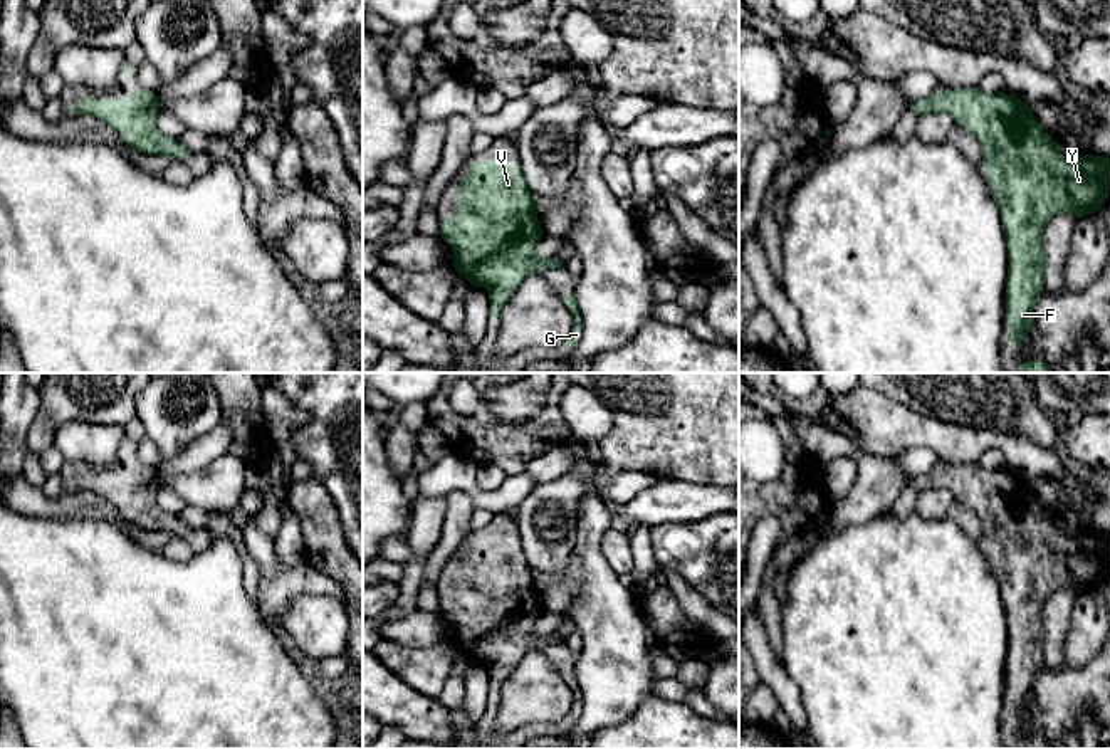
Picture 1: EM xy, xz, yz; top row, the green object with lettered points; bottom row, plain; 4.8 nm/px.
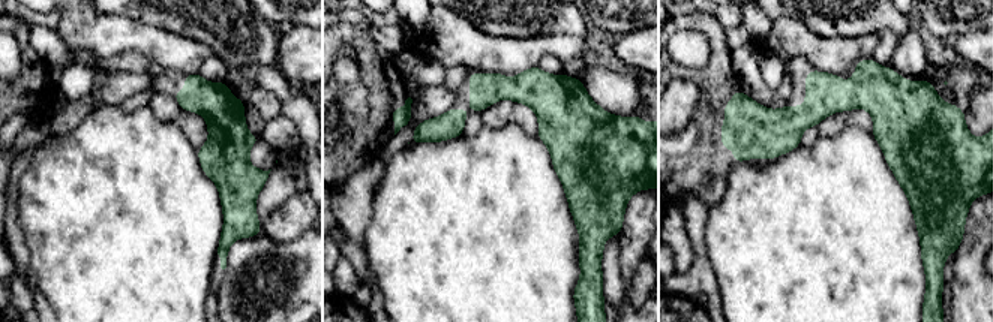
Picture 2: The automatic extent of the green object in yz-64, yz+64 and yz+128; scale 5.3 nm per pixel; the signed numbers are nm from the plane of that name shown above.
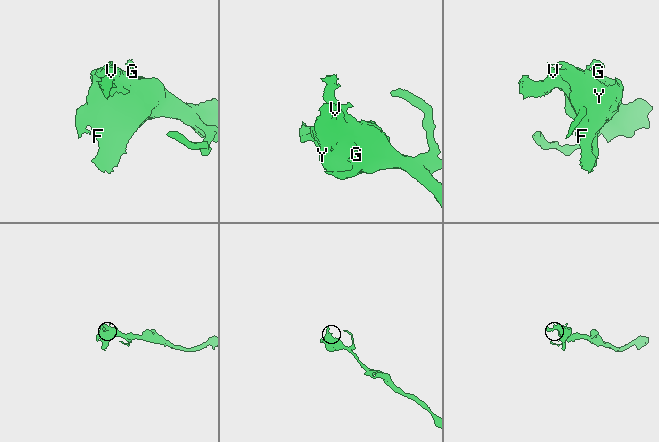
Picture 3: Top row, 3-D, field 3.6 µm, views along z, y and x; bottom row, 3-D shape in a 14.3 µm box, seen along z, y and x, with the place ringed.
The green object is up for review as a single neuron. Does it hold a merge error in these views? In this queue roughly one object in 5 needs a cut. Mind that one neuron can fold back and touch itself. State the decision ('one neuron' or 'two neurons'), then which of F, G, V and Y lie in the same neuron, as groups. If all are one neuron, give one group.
one neuron; groups F G V Y

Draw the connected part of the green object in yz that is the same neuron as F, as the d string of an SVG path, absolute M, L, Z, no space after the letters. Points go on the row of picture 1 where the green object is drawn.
M974 86L959 92L950 89L947 96L937 89L930 97L910 101L908 107L919 118L947 113L981 143L982 170L1008 238L1006 326L1013 327L1011 346L1018 351L1019 341L1029 334L1034 322L1036 297L1045 291L1043 228L1058 212L1071 212L1078 222L1090 213L1098 213L1110 195L1110 158L1088 153L1075 160L1063 158L1056 149L1058 139L1036 123L1029 104L1009 92L987 94Z

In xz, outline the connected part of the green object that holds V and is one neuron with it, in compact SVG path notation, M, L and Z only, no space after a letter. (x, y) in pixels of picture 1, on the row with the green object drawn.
M469 161L469 178L457 181L455 191L455 218L440 218L440 238L455 249L452 267L462 274L470 285L485 287L489 282L490 299L490 322L499 322L504 304L514 296L509 287L517 287L526 277L542 274L544 269L566 269L556 257L536 259L534 250L544 232L539 227L536 217L537 200L527 191L527 183L514 165L504 165L499 161Z

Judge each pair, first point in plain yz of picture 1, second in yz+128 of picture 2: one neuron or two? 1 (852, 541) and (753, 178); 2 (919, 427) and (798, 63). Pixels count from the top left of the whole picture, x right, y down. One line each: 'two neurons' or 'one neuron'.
1: one neuron
2: two neurons

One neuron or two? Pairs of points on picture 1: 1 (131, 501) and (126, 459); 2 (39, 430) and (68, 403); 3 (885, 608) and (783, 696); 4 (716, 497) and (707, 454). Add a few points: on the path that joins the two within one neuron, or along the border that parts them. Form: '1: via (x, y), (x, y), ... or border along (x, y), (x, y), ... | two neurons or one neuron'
1: via (131, 491), (128, 469) | one neuron
2: via (46, 424), (61, 408) | one neuron
3: border along (781, 662), (796, 686), (808, 721) | two neurons
4: border along (674, 477), (721, 486) | two neurons

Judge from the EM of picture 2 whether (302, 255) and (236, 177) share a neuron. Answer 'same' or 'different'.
different

